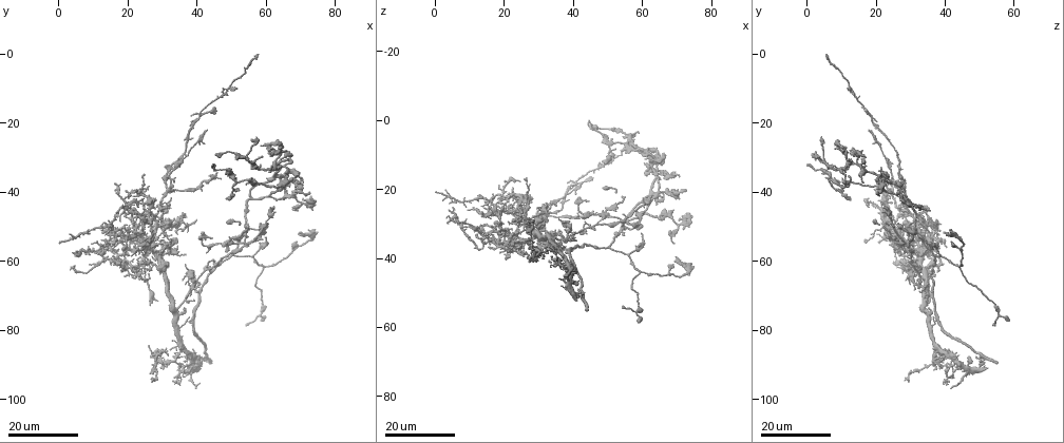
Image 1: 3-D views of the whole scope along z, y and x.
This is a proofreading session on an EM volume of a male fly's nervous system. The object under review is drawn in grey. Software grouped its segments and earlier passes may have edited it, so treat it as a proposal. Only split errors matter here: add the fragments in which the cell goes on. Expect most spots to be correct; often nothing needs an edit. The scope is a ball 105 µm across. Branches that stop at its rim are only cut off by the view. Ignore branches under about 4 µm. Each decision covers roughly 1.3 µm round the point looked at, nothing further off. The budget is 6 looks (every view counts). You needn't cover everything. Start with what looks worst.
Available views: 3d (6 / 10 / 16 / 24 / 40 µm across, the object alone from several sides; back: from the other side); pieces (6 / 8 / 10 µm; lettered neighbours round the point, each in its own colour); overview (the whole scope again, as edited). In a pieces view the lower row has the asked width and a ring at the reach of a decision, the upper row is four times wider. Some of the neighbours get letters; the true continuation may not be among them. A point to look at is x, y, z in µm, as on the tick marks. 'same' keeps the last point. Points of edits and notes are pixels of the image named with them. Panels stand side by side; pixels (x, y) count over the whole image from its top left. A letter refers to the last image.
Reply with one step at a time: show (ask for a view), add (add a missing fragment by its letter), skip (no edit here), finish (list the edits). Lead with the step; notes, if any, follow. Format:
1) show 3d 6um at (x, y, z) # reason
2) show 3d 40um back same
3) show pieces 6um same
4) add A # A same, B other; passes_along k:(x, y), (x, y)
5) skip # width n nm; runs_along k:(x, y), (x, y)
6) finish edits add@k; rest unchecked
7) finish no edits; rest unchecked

show 3d 24um at (40.0, 47.5, 38.0) # end of a long branch

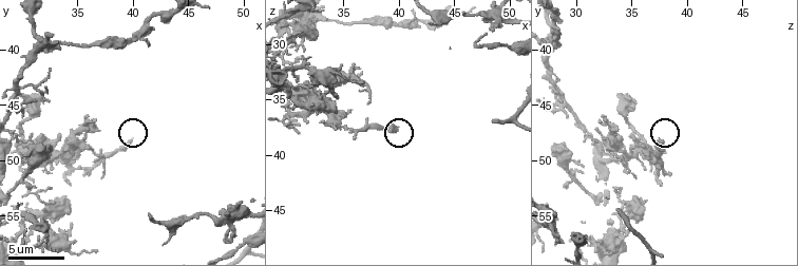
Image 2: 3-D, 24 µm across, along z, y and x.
show pieces 10um at (39.8, 48.2, 37.6)

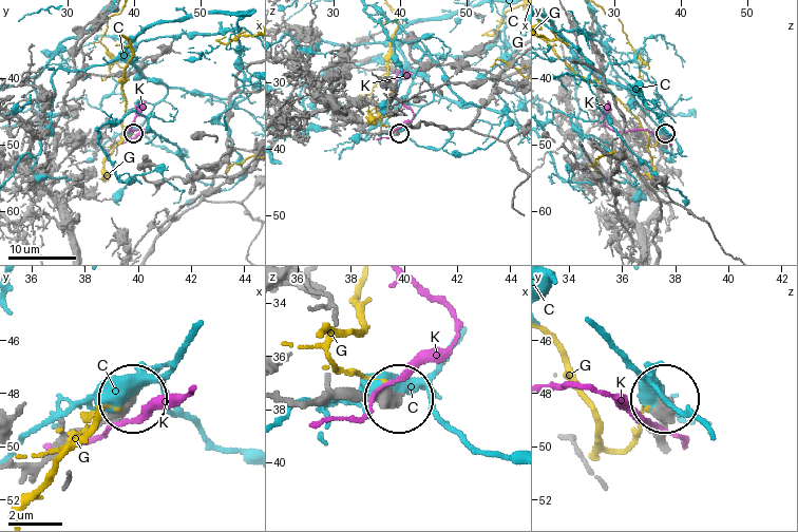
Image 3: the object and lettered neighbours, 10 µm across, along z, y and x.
skip # C other, G other, K other; runs_along 3:(17, 464), (44, 462), (106, 423), (131, 399); none of them fits

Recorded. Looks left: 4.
show 3d 24um at (54.0, 78.5, 54.0) # end of a long branch

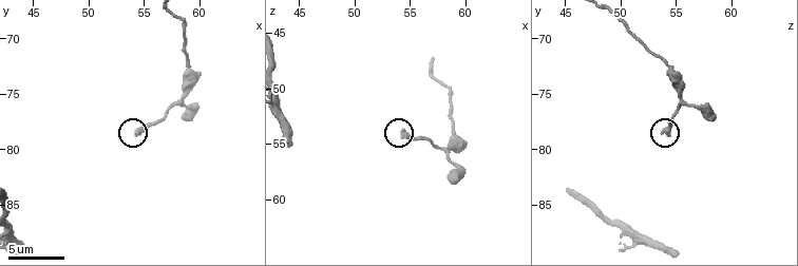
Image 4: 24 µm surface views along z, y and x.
show pieces 8um at (54.6, 78.2, 54.0)

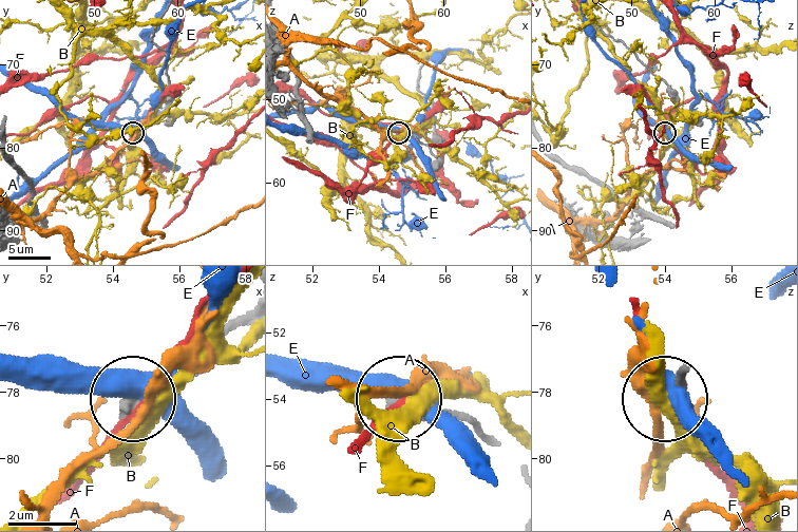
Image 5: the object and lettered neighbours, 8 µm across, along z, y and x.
skip # A other, B other, E other, F other; none of them fits

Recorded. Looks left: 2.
finish no edits; rest unchecked

